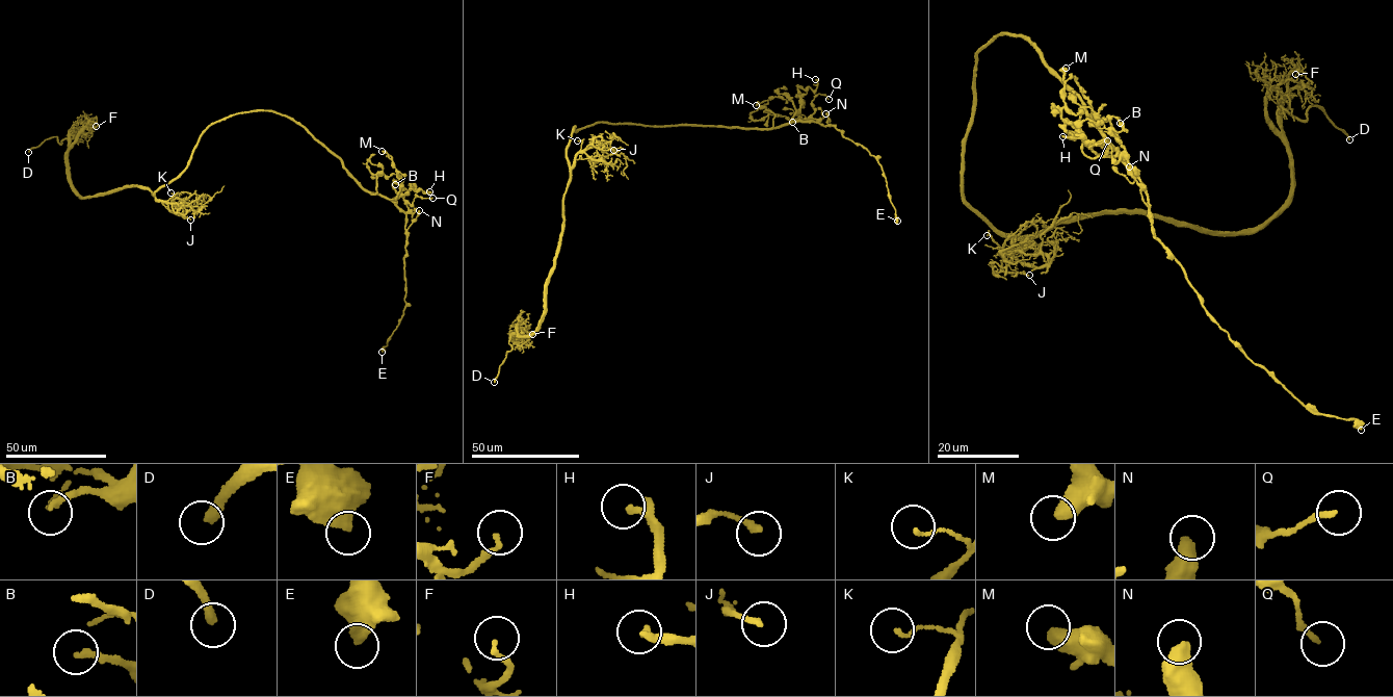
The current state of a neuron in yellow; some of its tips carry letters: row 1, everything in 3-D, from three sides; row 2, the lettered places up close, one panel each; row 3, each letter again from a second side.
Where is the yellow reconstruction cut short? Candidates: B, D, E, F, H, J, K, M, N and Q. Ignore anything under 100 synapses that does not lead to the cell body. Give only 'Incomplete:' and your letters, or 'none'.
Incomplete: D

